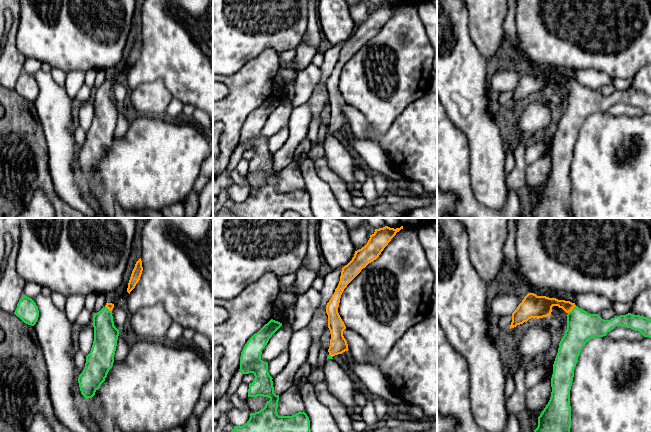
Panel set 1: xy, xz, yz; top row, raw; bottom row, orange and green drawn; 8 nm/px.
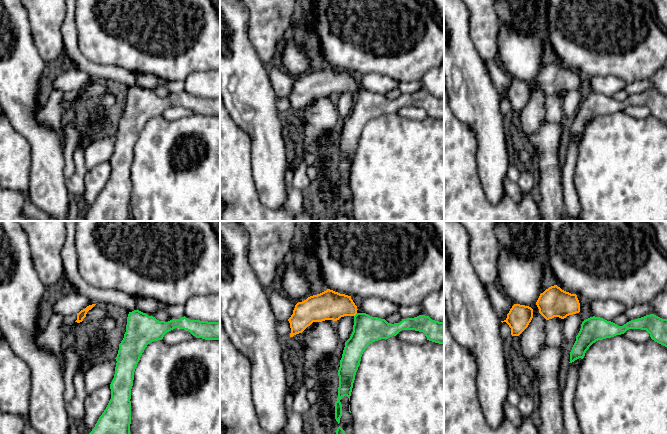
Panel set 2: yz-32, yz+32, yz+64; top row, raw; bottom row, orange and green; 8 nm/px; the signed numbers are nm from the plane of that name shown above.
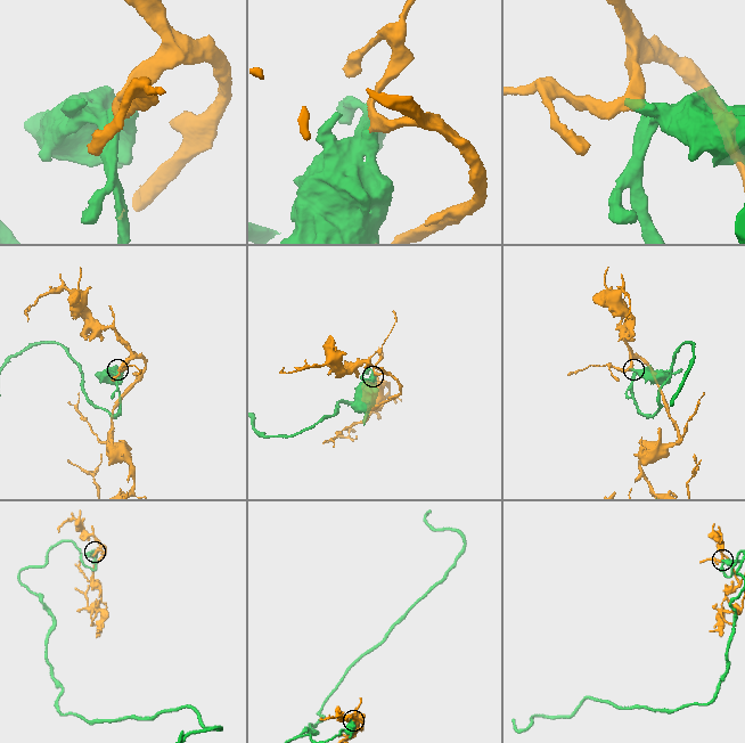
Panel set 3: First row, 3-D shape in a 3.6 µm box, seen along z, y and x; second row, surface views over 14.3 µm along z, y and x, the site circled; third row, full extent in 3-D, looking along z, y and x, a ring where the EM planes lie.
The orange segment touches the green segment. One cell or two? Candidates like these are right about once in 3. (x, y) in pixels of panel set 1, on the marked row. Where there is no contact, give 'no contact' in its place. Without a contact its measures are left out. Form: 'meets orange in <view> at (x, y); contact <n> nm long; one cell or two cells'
meets orange in yz at (572, 308); contact 90 nm long; one cell

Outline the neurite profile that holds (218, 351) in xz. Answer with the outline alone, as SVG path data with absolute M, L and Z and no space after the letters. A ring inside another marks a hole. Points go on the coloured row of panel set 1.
M216 346L213 349L213 380L218 381L220 378L219 365L221 358L224 354L224 348L222 346Z

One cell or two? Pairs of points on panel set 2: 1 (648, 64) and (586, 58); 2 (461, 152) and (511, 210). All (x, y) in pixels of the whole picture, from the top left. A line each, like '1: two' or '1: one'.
1: one
2: one

